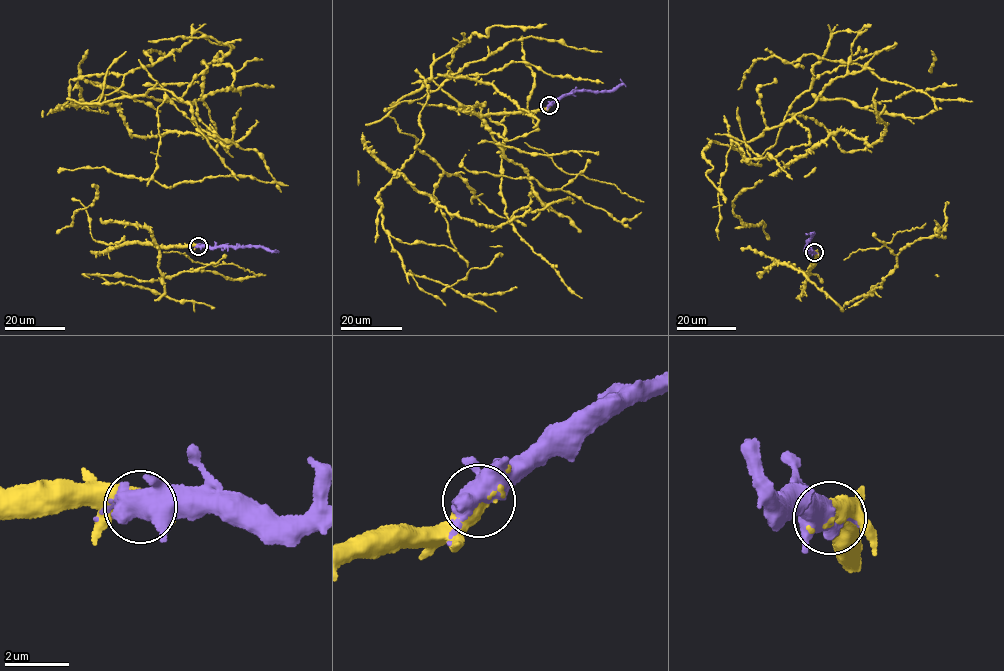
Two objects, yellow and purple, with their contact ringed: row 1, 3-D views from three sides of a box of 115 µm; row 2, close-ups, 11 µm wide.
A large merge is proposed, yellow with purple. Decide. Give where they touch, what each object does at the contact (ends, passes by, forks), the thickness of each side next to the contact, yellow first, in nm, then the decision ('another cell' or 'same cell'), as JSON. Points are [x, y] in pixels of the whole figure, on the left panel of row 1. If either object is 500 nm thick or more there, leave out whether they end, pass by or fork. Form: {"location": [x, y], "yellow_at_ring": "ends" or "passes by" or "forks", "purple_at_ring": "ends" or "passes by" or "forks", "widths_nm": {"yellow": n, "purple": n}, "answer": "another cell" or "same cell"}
{"location": [198, 246], "widths_nm": {"yellow": 380, "purple": 600}, "answer": "same cell"}

